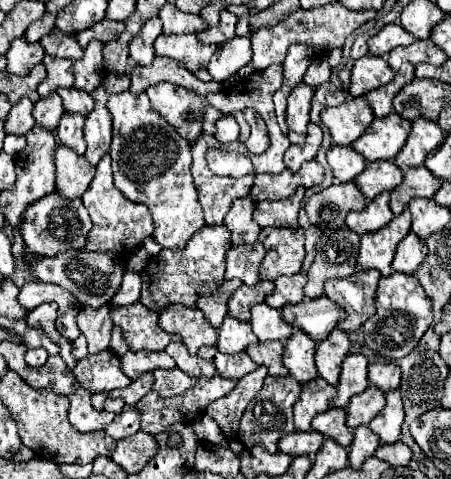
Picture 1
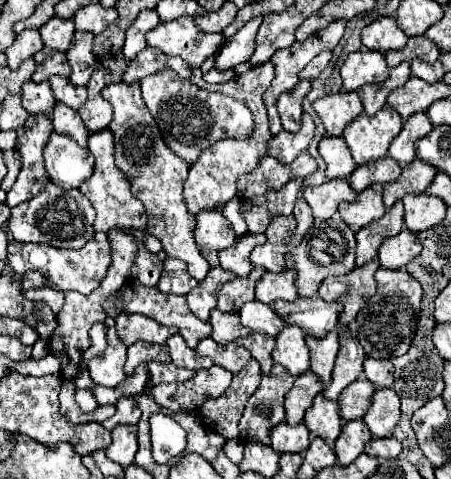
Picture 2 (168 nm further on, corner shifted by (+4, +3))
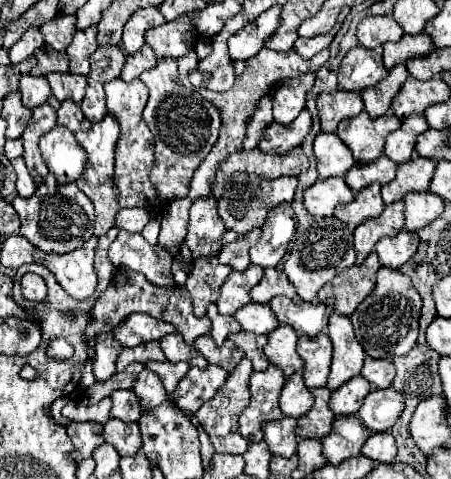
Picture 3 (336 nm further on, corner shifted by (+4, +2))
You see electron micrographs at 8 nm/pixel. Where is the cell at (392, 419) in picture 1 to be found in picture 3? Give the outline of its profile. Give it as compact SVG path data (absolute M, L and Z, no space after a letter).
M393 388L373 390L367 394L359 416L371 432L387 432L403 412L403 396Z

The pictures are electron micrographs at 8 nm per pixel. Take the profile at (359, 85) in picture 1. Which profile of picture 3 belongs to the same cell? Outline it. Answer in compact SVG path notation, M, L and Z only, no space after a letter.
M363 46L351 48L339 66L339 86L343 90L361 92L367 86L375 86L387 76L381 54Z

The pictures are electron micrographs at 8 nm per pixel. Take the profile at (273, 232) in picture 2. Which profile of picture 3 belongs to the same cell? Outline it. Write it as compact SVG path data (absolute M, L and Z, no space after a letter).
M279 204L267 214L267 220L261 228L259 242L251 248L251 262L269 268L277 266L287 252L289 240L293 238L297 228L297 218L291 204Z

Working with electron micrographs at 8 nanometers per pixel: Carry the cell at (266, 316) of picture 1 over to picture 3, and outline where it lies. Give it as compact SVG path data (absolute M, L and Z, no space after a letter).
M249 302L247 306L243 306L235 312L235 318L243 326L243 330L247 330L251 334L265 334L267 336L279 326L279 320L275 318L269 304Z

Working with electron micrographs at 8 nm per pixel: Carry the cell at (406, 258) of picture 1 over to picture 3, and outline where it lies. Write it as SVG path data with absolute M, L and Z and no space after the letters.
M403 230L393 238L379 240L375 244L375 252L383 266L397 270L417 252L417 244L419 244L419 236L415 232Z

